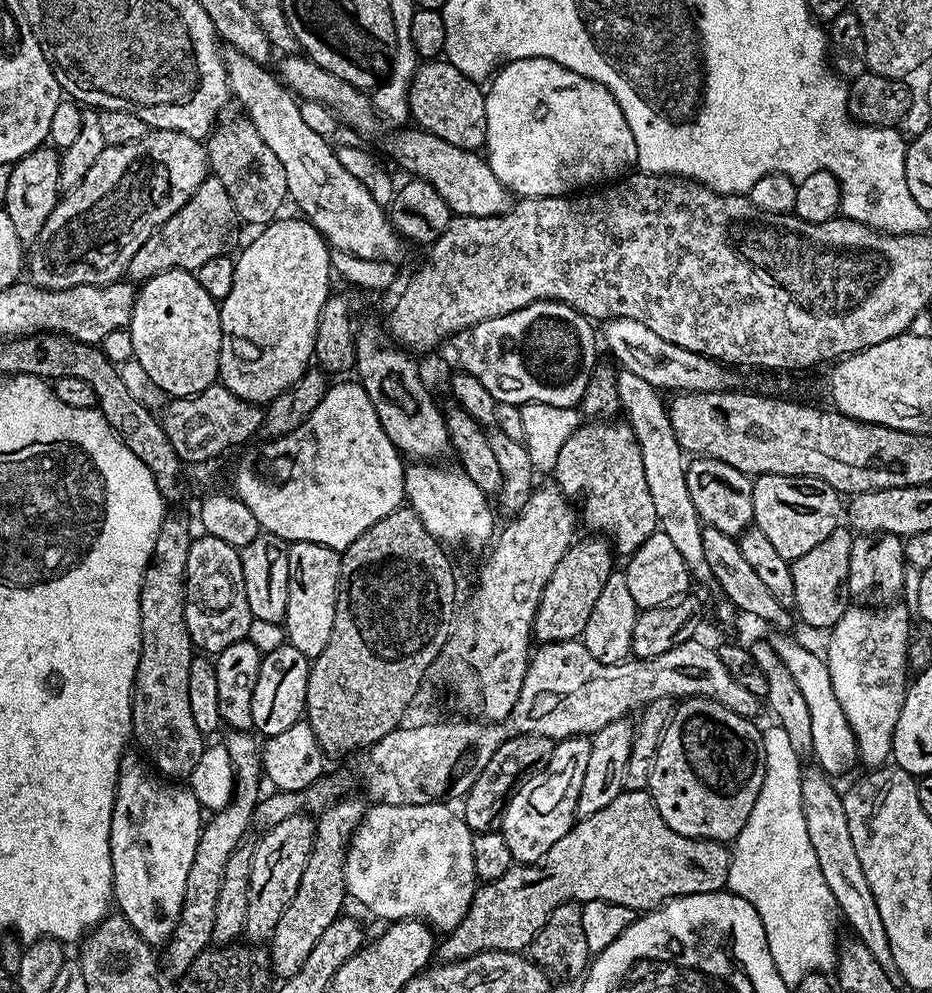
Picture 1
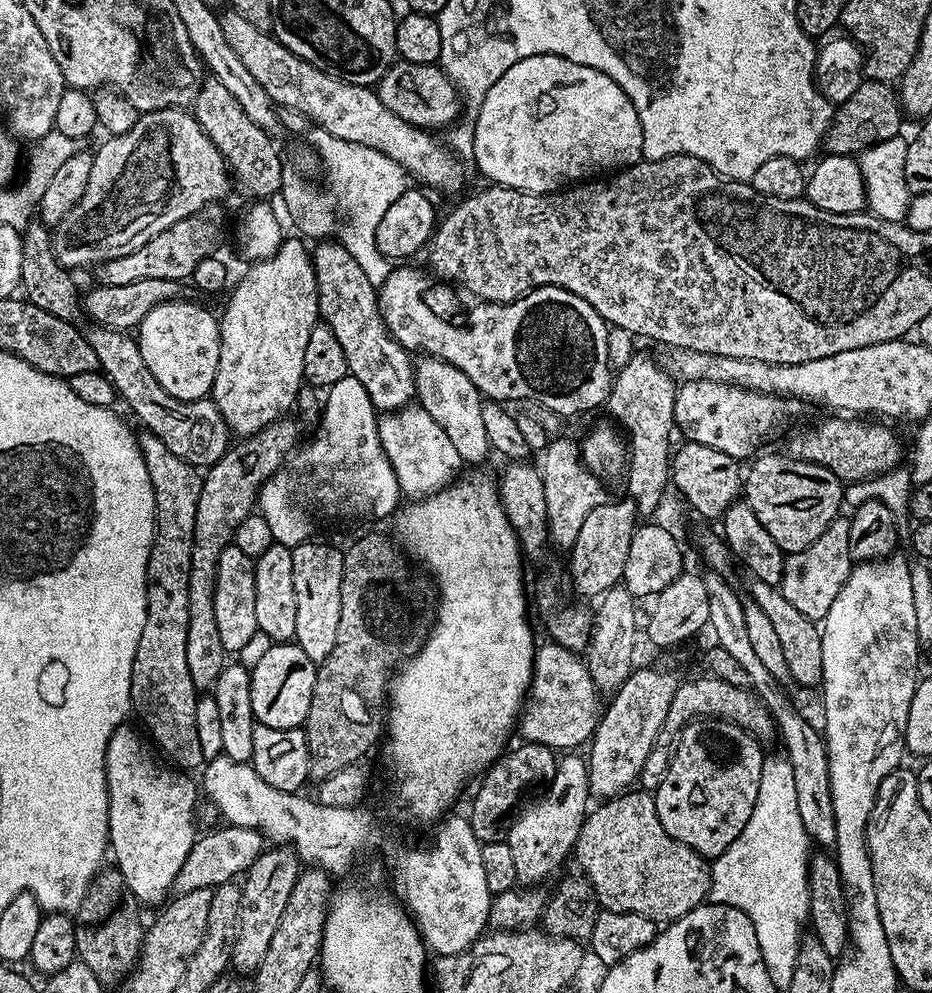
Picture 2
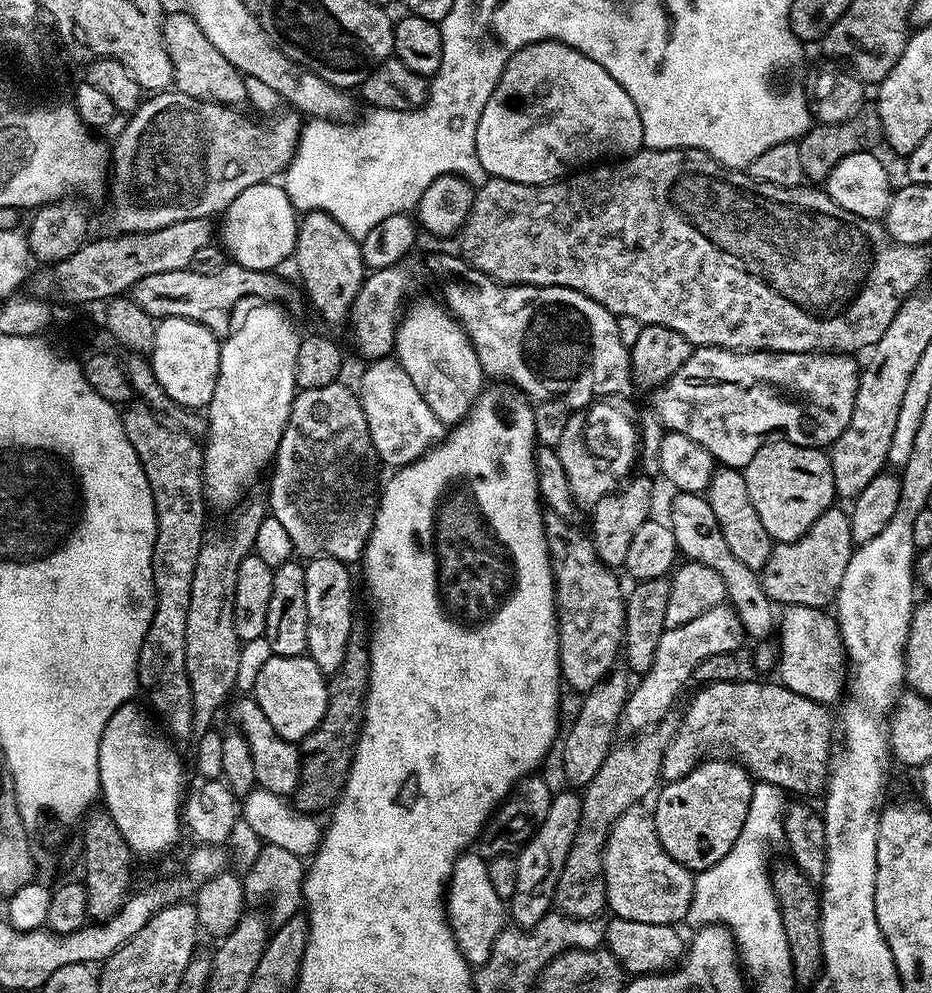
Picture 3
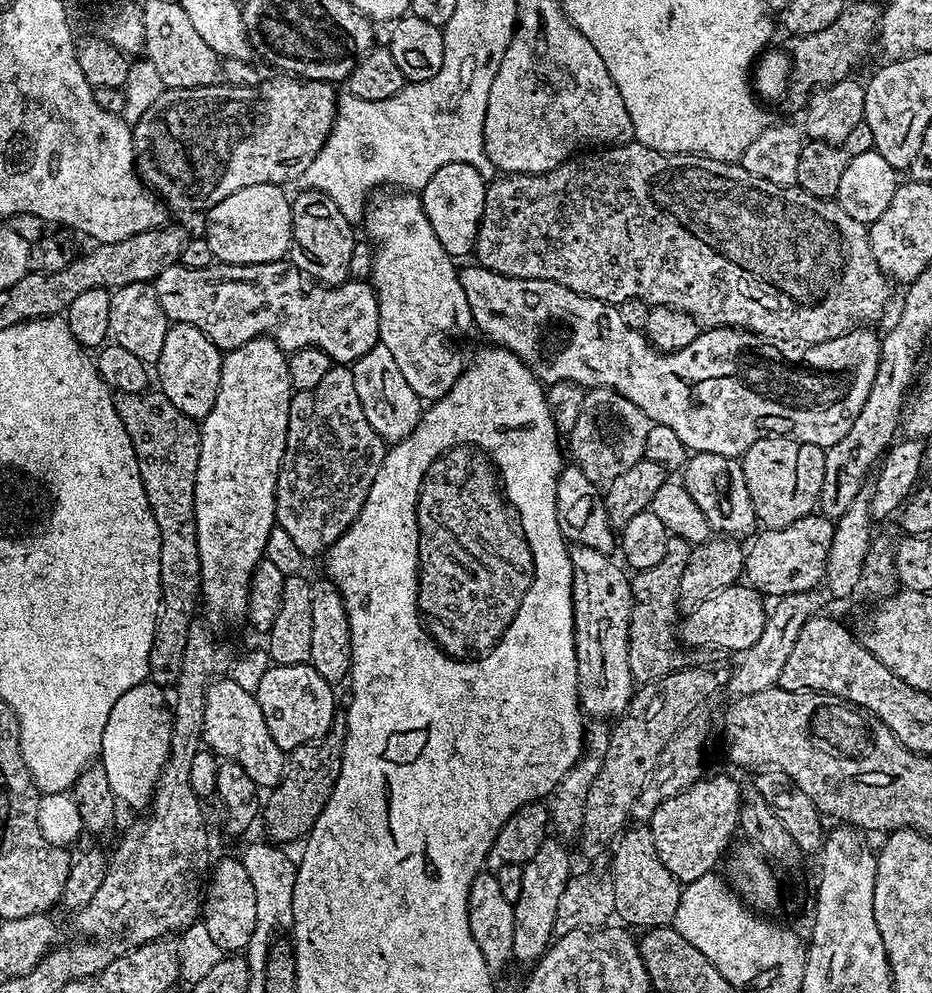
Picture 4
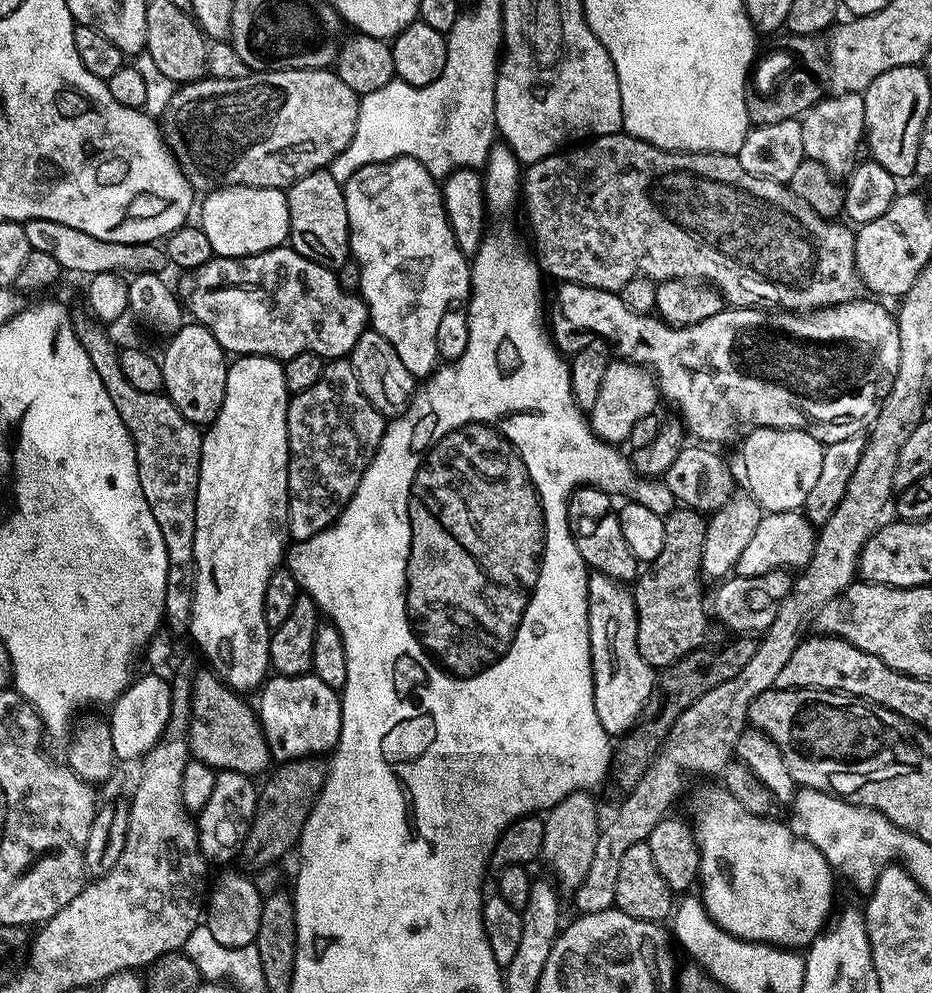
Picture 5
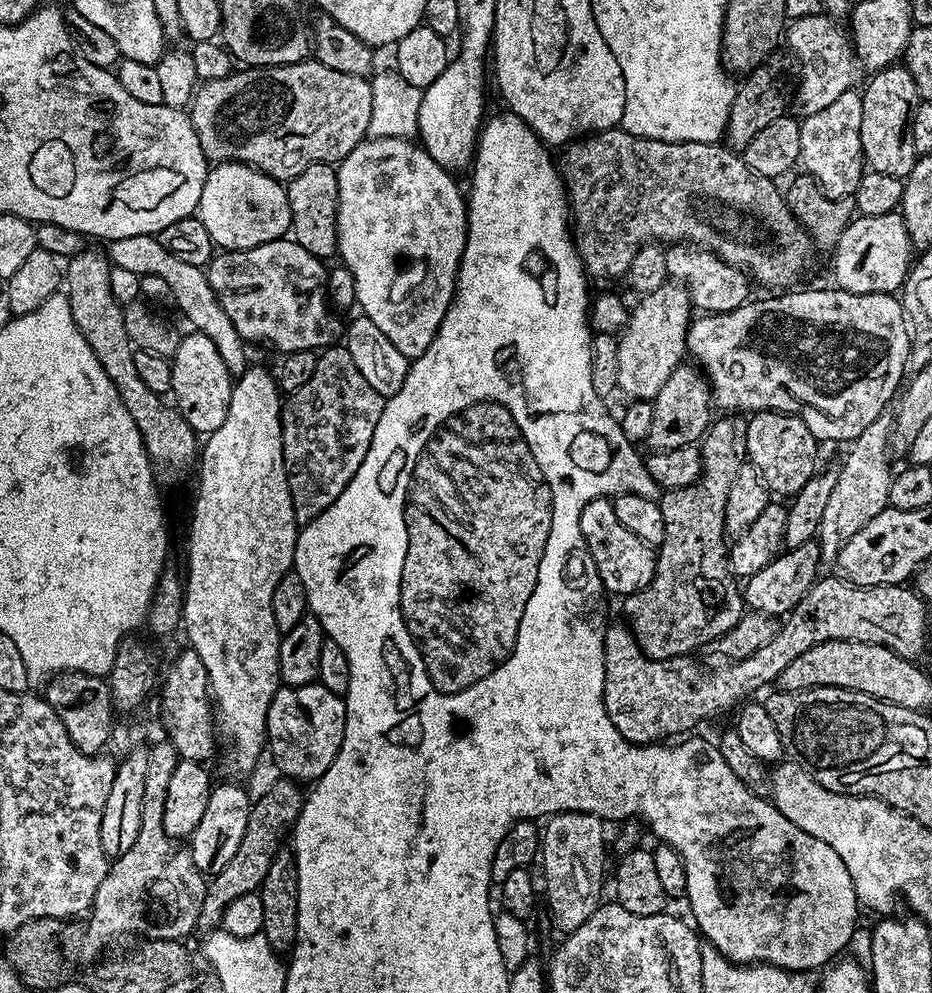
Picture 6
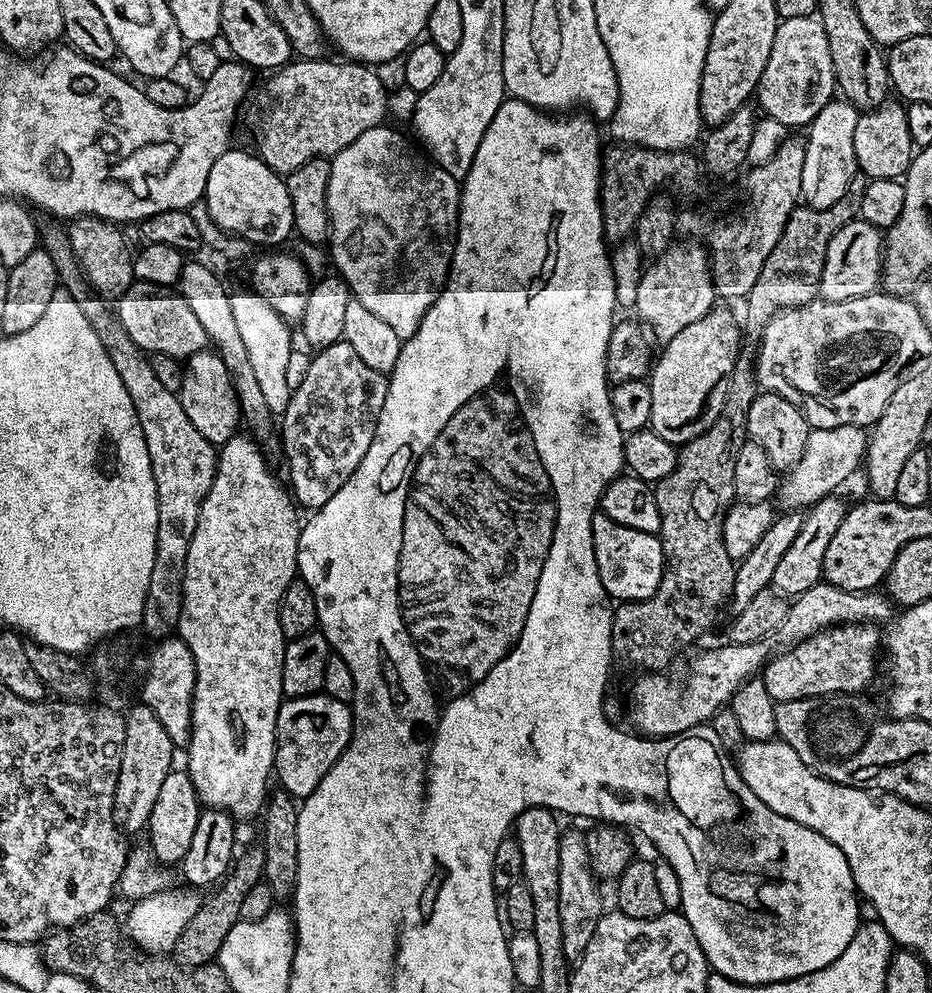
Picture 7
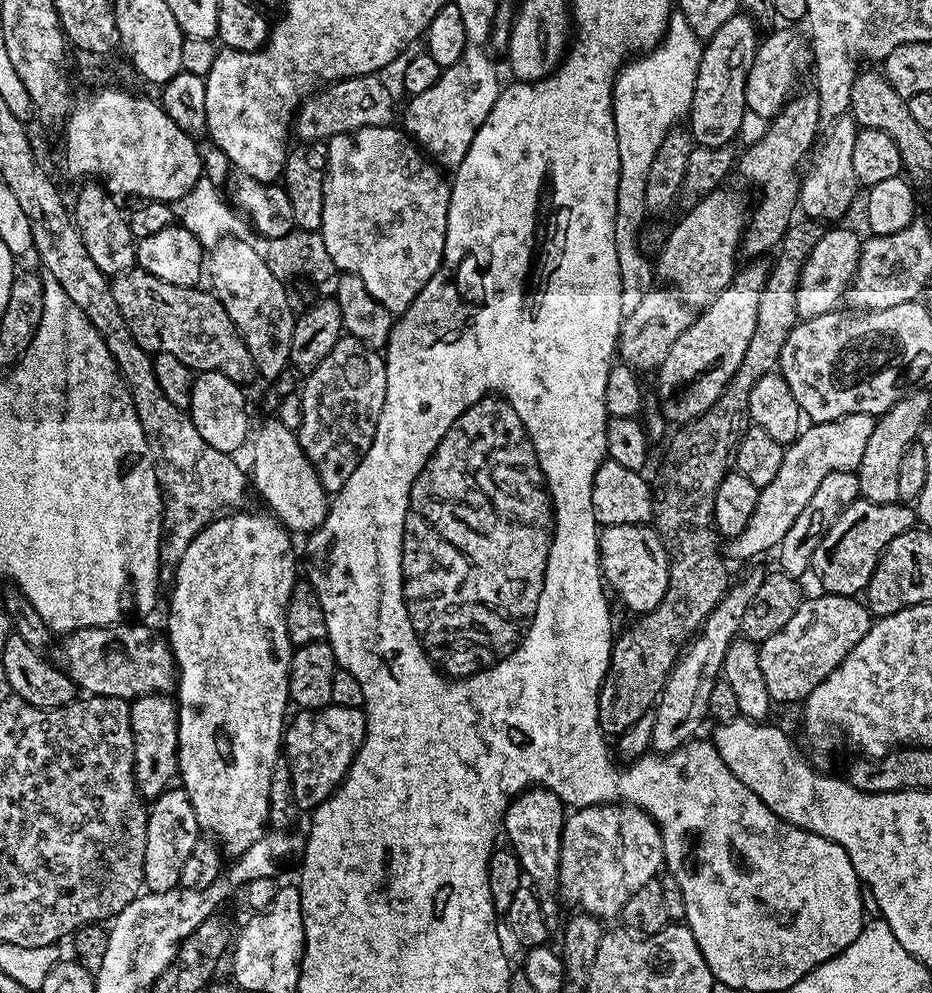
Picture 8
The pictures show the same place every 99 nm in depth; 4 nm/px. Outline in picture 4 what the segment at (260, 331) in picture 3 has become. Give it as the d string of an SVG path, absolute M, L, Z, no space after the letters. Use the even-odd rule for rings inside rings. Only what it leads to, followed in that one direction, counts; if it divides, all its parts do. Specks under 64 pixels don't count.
M267 336L253 338L245 345L238 346L231 352L223 353L220 362L220 385L218 386L218 398L214 398L214 406L210 414L206 414L200 424L200 453L198 454L198 474L194 486L194 514L196 515L196 533L198 534L198 558L200 559L200 595L203 603L208 603L212 612L225 616L228 620L236 620L248 611L248 591L254 570L265 559L264 551L272 533L277 527L276 523L276 487L278 486L278 474L284 461L284 451L288 441L288 415L292 405L294 391L288 373L288 359L285 351L279 348L272 339Z

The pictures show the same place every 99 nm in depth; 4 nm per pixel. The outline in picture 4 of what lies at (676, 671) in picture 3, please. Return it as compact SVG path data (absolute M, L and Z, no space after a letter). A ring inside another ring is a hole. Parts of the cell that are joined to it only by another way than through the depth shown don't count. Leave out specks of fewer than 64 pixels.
M737 582L726 586L726 590L718 590L706 602L687 613L688 616L679 621L678 636L692 648L721 648L724 652L739 654L745 652L758 638L762 638L764 624L768 620L766 604L762 601L761 593L744 582Z

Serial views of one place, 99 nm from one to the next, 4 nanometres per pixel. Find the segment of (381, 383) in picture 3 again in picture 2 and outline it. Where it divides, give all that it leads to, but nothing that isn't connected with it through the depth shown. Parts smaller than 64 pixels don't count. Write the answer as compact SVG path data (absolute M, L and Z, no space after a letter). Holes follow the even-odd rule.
M419 403L383 413L378 420L378 438L390 466L396 471L398 486L405 497L419 498L440 492L453 483L461 471L460 455L450 443L446 430L442 430Z

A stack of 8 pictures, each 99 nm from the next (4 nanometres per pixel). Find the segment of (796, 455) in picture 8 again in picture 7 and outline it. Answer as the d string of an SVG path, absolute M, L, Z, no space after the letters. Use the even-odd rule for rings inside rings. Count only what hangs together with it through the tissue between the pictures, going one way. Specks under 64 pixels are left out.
M858 424L834 426L833 428L812 428L806 438L806 450L793 468L787 469L788 476L779 481L778 500L788 510L807 510L824 496L831 496L837 491L843 480L857 475L864 462L864 451L868 448L868 436Z

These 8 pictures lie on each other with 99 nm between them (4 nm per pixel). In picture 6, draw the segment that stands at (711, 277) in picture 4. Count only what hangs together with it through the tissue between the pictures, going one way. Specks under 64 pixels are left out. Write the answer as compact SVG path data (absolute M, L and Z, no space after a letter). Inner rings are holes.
M611 128L605 132L593 132L581 139L573 140L571 144L563 149L564 164L562 163L562 179L568 194L568 206L570 209L570 227L574 233L574 243L576 250L580 254L580 261L584 263L584 271L589 277L595 276L618 276L623 277L630 262L634 261L634 256L644 244L659 242L664 246L671 246L681 242L698 248L705 248L706 251L721 256L732 268L740 268L748 273L753 281L756 280L768 290L792 290L801 283L800 279L808 272L808 267L812 264L812 252L814 245L808 230L801 226L792 216L792 211L788 208L788 201L785 193L776 189L777 181L771 176L763 176L750 166L746 166L743 155L737 154L717 142L707 144L706 142L666 142L665 140L651 140L645 136L635 136L625 130L625 128Z

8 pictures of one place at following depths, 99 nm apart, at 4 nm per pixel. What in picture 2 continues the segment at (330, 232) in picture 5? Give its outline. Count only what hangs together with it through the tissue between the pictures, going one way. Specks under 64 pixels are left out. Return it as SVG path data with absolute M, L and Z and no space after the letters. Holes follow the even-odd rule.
M340 243L320 244L314 248L312 265L318 286L319 319L333 332L338 344L342 346L348 367L347 375L358 378L358 382L366 386L366 394L370 394L370 402L376 407L377 413L391 412L413 403L416 394L414 360L410 352L392 338L384 325L377 300L378 288L370 284L353 255Z

